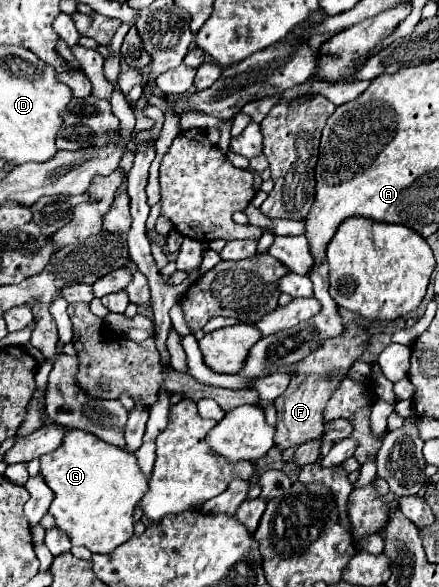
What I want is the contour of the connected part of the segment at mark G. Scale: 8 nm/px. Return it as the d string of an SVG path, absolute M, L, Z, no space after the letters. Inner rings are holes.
M64 429L64 439L60 447L40 457L40 475L44 477L46 485L54 491L50 513L56 519L56 527L70 537L72 545L82 545L92 553L110 553L132 537L134 507L148 491L148 481L142 475L134 455L130 455L120 447L104 443L92 433L78 429Z

